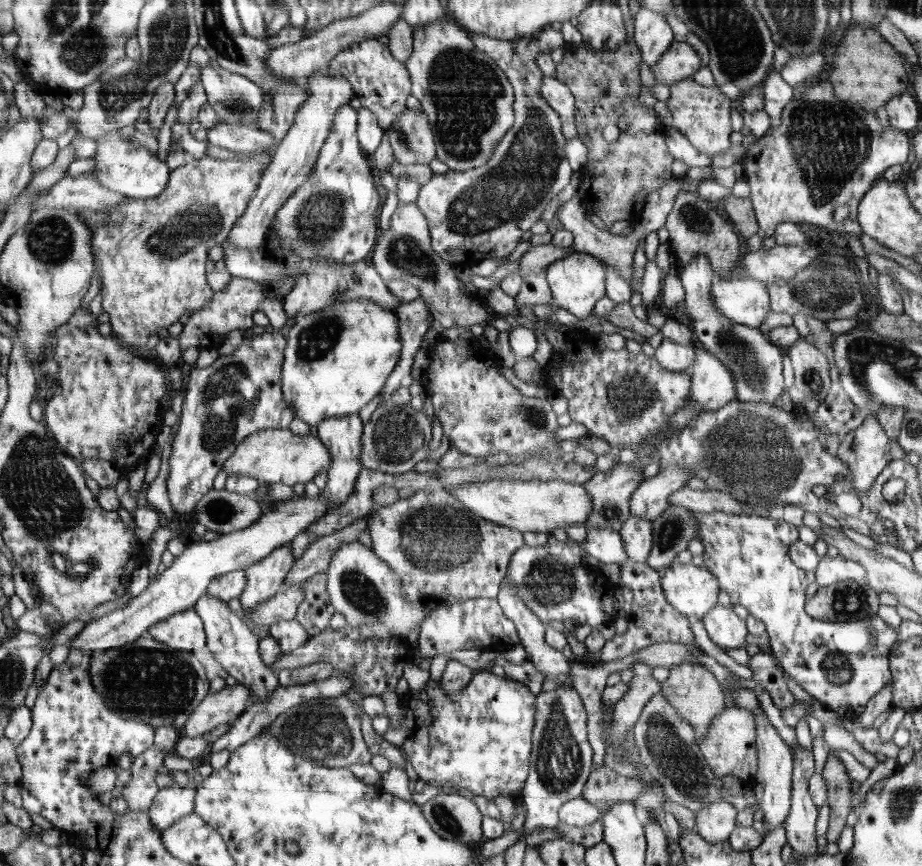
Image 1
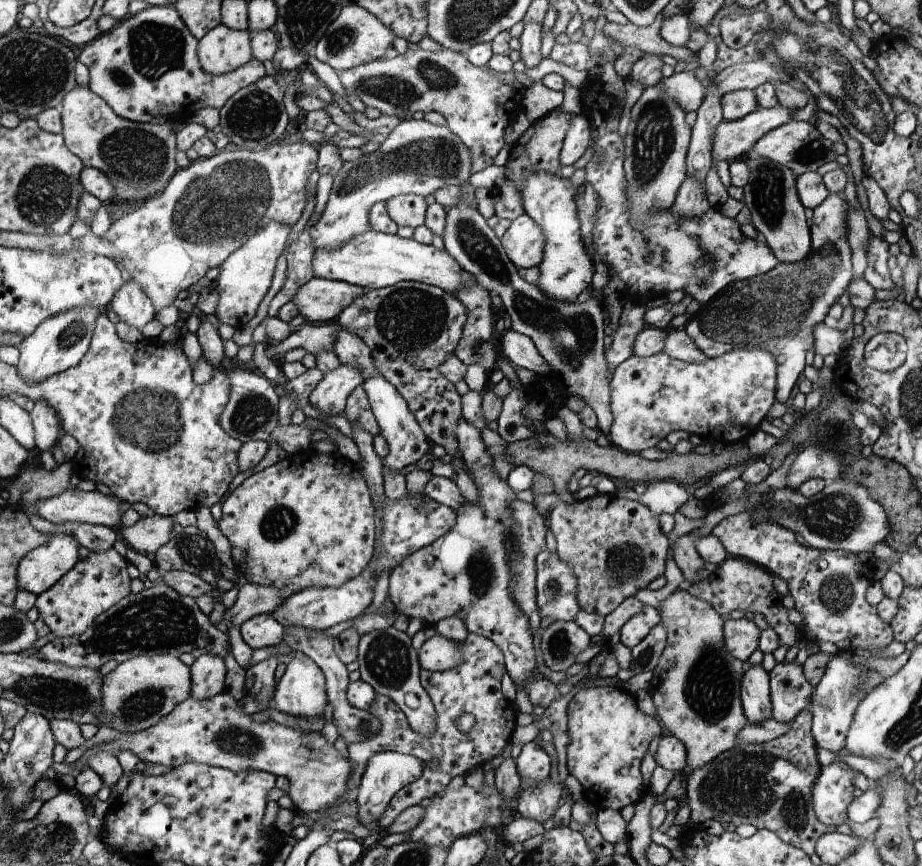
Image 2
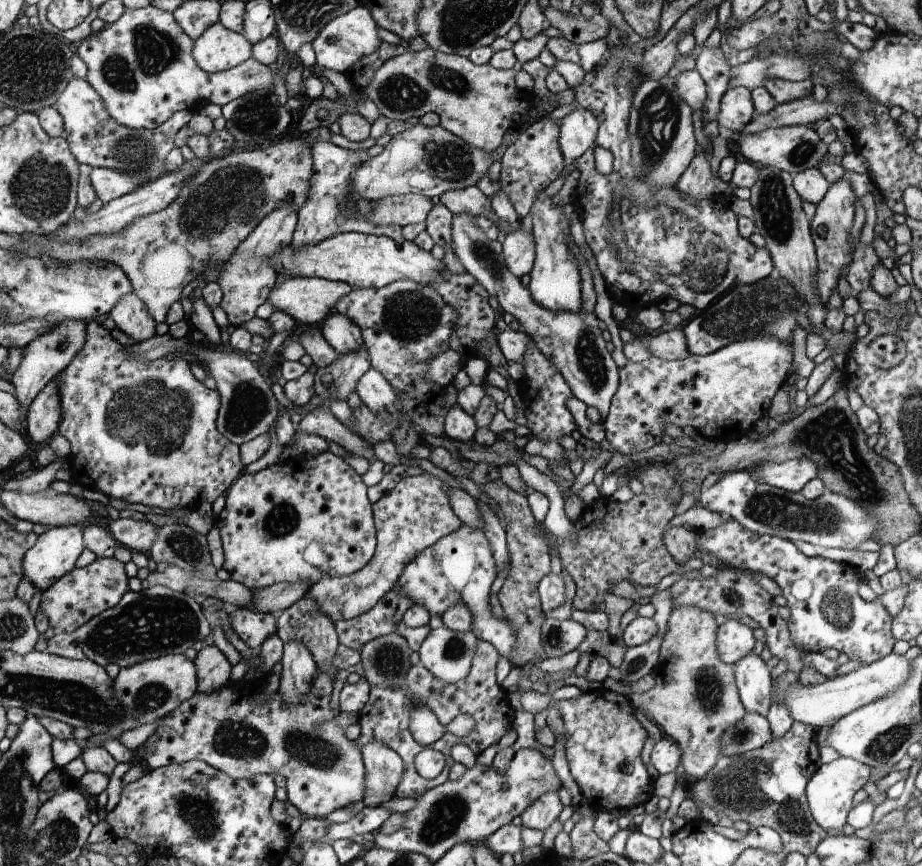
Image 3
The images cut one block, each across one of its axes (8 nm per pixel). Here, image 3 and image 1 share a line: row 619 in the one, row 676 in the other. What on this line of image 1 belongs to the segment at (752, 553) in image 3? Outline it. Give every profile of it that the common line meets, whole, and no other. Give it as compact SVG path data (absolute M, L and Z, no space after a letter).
M706 512L694 513L698 517L698 532L696 532L696 538L704 544L704 566L711 569L715 576L720 580L722 588L729 594L731 602L740 604L747 608L749 614L754 616L757 620L760 620L766 628L767 635L770 640L770 647L776 656L776 660L782 666L782 669L787 675L796 681L798 685L802 687L809 695L811 695L816 701L818 701L824 707L834 711L840 715L840 717L857 718L864 713L865 708L871 702L871 699L884 687L891 682L891 671L889 668L889 655L890 650L897 644L897 628L890 627L885 624L877 614L871 618L865 620L851 621L851 622L830 622L816 621L811 618L805 611L805 592L808 588L808 584L812 584L815 581L815 572L802 570L796 566L795 561L791 559L791 544L795 543L799 539L799 527L795 524L788 523L783 519L766 518L766 516L758 516L758 514L726 514L726 512L712 512L712 514L706 514Z

